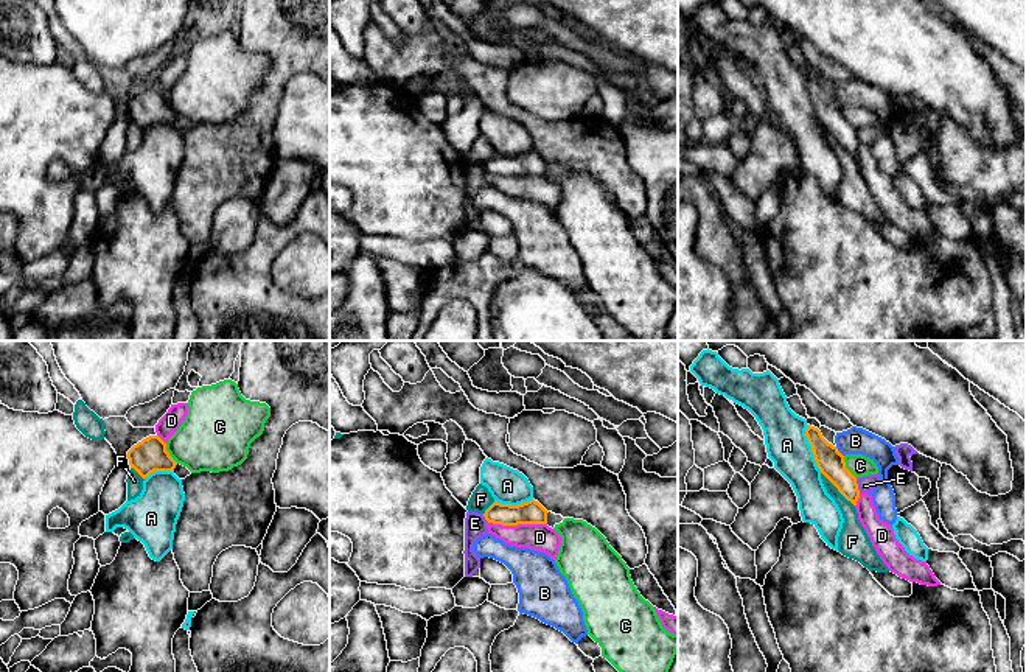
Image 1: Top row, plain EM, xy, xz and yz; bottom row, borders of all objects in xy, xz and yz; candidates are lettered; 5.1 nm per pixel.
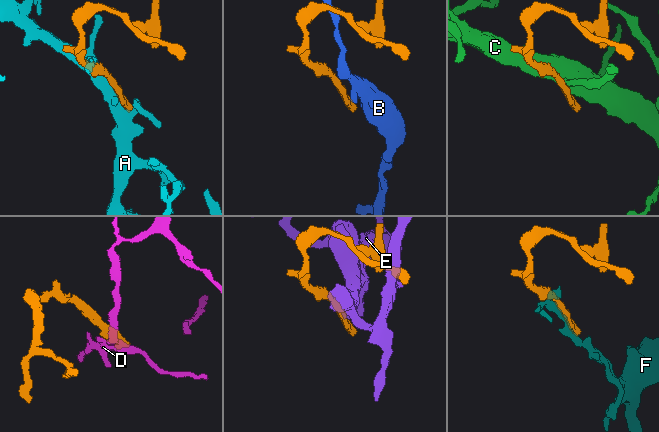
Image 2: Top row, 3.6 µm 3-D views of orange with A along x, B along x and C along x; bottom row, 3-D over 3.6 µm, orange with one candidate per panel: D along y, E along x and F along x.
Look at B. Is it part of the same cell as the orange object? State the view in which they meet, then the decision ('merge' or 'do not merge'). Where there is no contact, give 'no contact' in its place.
meets orange in yz; do not merge

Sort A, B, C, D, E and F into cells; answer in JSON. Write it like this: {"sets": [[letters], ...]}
{"sets": [["A"], ["B"], ["C"], ["D"], ["E"], ["F"]]}

